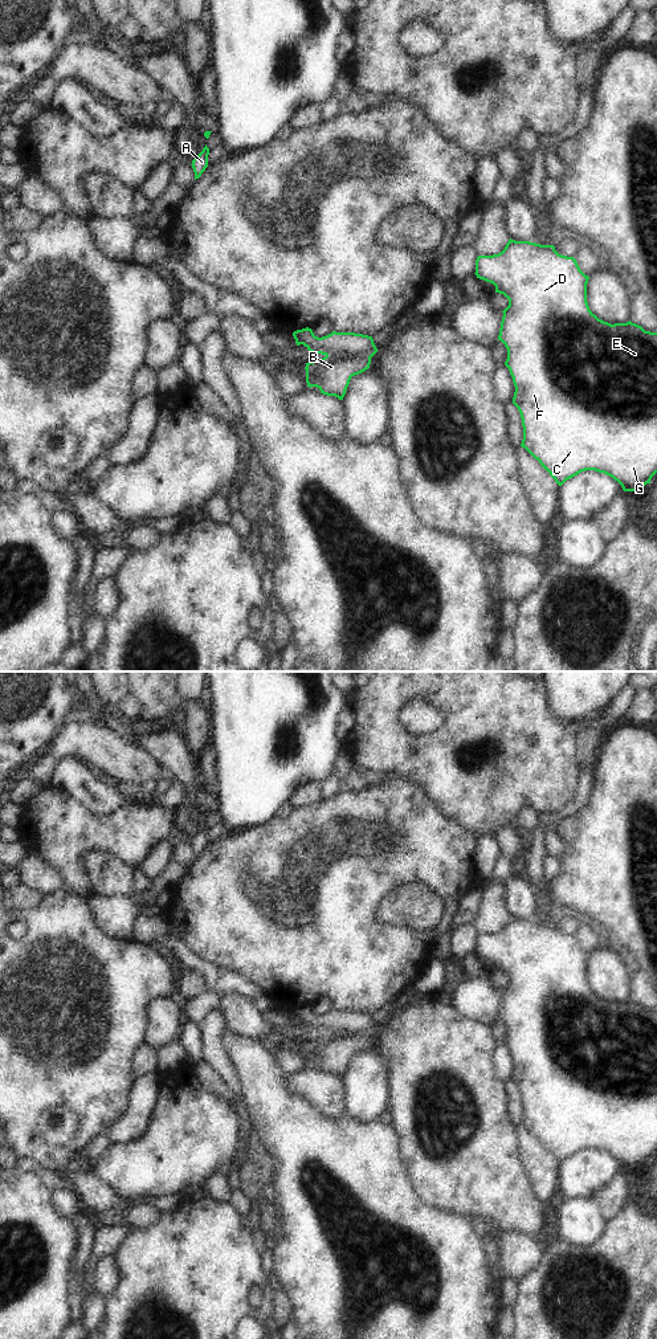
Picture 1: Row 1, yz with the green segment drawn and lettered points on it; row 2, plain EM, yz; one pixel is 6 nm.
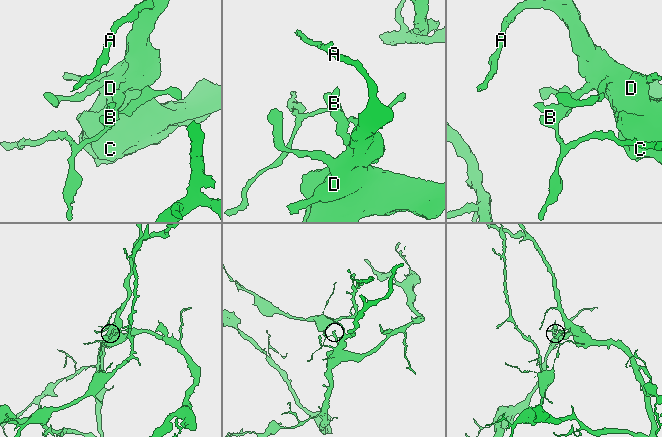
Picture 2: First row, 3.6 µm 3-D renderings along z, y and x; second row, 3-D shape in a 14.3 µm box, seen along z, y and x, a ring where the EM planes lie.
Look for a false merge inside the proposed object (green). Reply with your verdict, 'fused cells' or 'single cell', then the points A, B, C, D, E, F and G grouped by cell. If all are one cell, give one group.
fused cells; A C D E F G / B

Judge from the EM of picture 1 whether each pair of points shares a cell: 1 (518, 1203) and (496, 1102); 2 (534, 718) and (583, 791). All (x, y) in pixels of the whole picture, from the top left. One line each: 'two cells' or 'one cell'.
1: one cell
2: two cells

